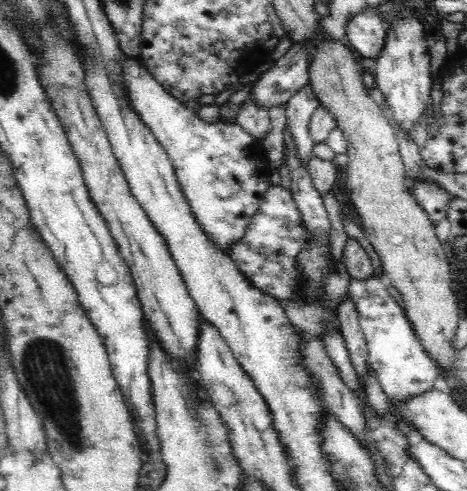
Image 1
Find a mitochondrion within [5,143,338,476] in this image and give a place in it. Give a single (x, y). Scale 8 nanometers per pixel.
(44, 366)

